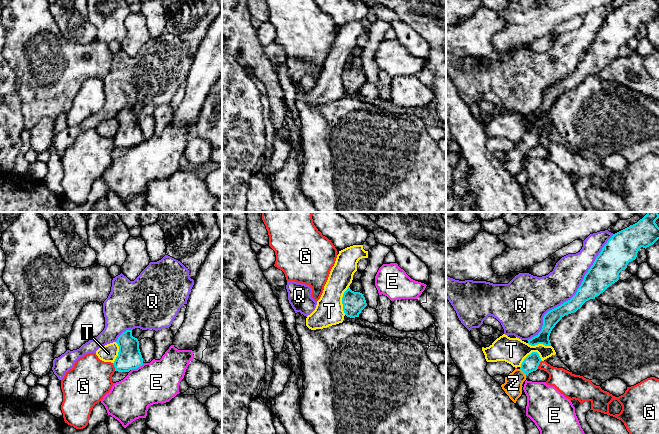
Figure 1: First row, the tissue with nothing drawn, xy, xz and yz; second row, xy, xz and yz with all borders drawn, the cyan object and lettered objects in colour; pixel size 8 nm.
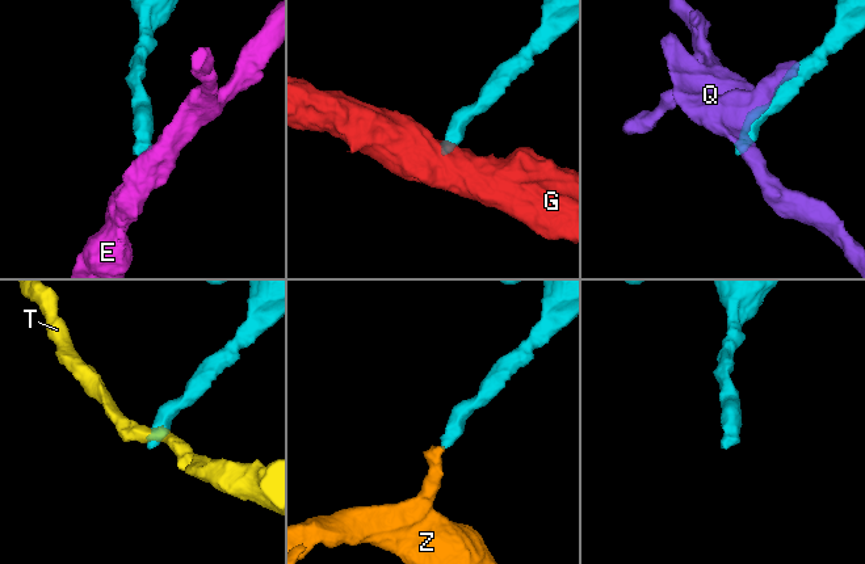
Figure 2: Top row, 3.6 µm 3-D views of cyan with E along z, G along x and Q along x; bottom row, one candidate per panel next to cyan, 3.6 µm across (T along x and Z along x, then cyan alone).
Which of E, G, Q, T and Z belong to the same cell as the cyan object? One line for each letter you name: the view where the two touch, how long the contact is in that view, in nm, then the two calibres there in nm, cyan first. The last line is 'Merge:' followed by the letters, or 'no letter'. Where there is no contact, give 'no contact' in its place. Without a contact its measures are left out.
Z: contact in yz; length 80 nm; calibres 120 and 140 nm
Merge: Z

